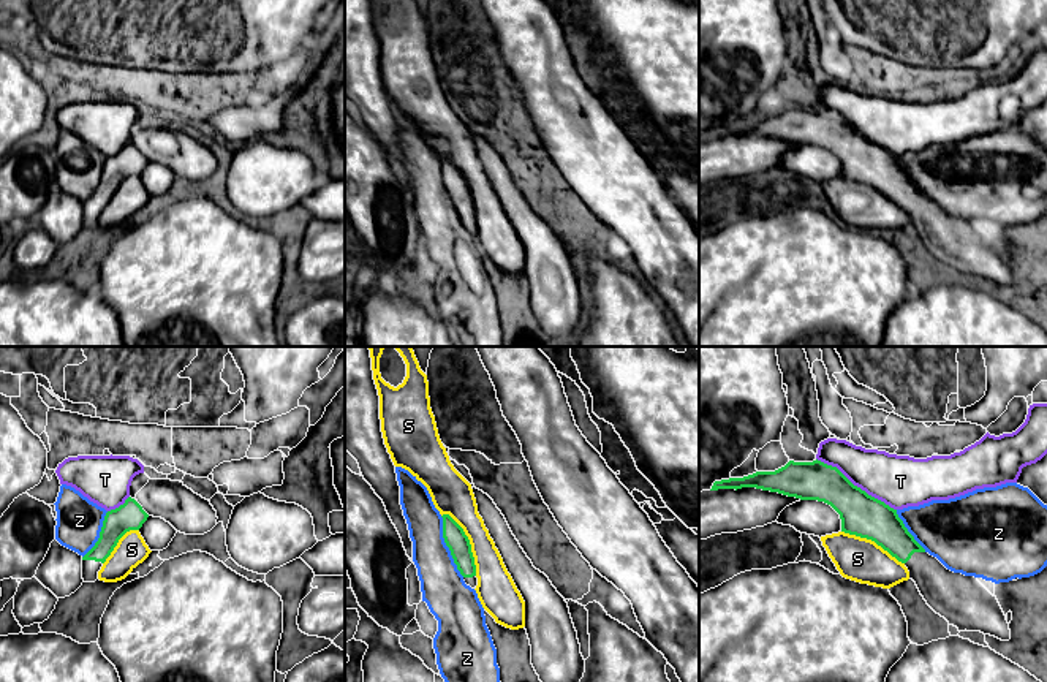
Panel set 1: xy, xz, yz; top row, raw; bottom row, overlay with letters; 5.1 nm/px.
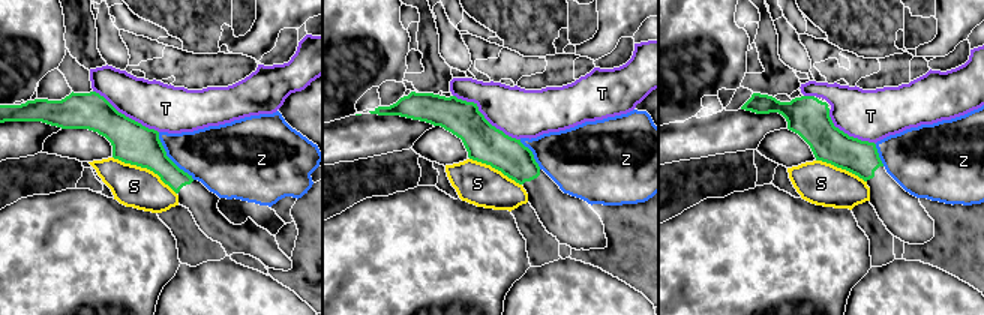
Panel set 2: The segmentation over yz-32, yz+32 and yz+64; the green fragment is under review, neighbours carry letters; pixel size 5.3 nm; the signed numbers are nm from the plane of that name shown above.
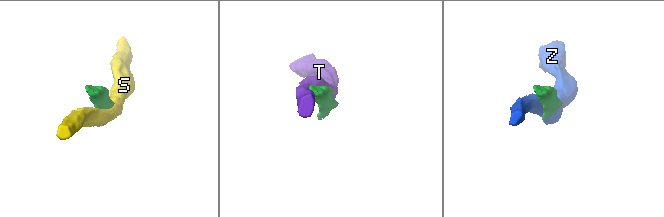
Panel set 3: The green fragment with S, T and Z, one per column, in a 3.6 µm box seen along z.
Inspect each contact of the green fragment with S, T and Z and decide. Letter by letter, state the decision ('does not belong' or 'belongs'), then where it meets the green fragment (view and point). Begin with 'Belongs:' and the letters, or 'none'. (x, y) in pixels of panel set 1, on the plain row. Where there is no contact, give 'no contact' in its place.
Belongs: none
S: does not belong; meets green in xz at (468, 189)
T: does not belong; meets green in yz at (856, 132)
Z: does not belong; meets green in xz at (446, 190)

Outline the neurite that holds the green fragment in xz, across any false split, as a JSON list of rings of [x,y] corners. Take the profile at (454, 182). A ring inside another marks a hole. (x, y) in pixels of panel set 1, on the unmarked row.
[[[443,160],[441,163],[443,163],[443,184],[451,196],[454,209],[457,210],[457,215],[463,222],[465,229],[470,231],[471,234],[476,234],[478,231],[476,210],[470,185],[465,180],[463,174],[449,160]]]

